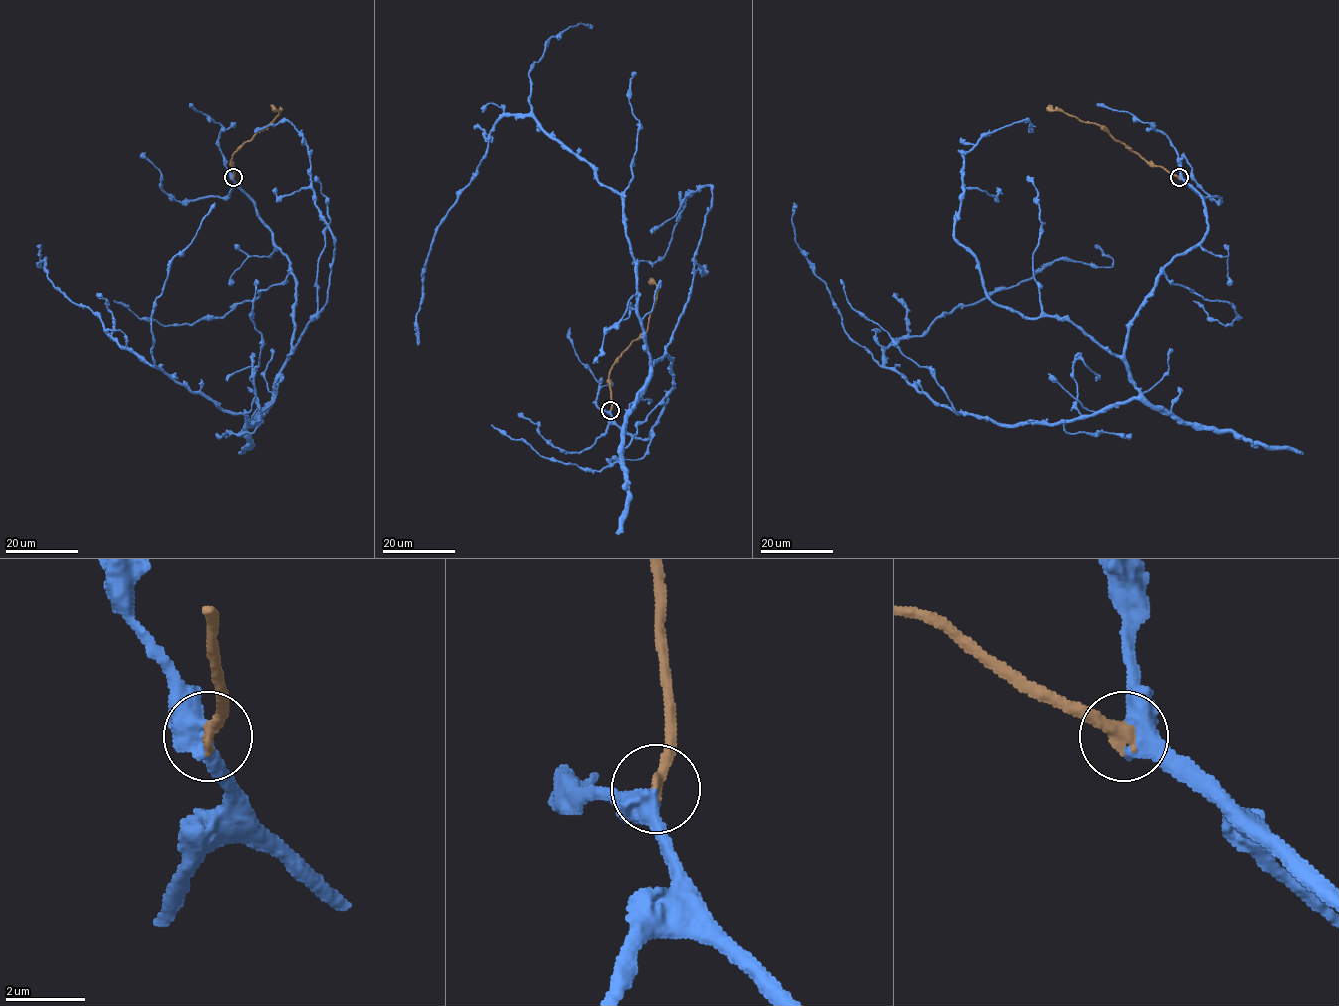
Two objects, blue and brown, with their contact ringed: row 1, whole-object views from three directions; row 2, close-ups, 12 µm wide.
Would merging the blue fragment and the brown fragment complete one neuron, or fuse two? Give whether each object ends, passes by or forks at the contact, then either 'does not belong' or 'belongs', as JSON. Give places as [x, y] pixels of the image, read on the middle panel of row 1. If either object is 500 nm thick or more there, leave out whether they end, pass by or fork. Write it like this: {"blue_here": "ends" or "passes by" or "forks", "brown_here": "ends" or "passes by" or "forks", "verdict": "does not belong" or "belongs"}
{"verdict": "belongs"}

